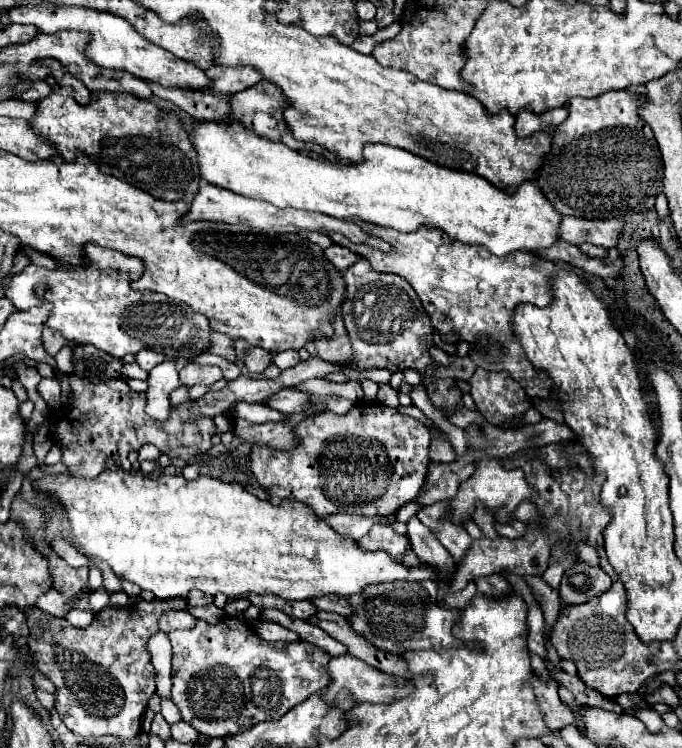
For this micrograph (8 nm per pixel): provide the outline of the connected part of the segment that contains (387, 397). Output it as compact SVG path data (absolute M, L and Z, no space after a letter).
M378 384L378 386L380 386L380 390L378 390L378 402L380 402L380 404L392 406L392 408L400 406L400 404L398 404L398 392L396 392L390 384Z

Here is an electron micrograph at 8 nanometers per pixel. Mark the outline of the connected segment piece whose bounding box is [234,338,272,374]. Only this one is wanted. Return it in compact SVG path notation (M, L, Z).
M242 338L234 340L234 350L236 350L236 356L246 364L250 374L262 374L272 362L266 350L262 350L260 346L246 346Z

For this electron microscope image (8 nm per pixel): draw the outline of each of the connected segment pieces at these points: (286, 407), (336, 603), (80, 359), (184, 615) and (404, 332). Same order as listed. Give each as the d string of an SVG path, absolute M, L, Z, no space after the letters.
M282 388L280 392L272 394L266 406L282 412L282 414L292 414L292 412L302 412L308 406L308 394L298 392L292 388Z
M324 596L324 598L316 598L316 600L310 600L312 604L316 604L318 610L326 610L326 612L336 612L336 614L342 614L346 616L350 610L350 604L346 602L346 598L338 598L338 596Z
M78 344L72 348L74 374L88 382L108 382L112 378L122 378L124 362L110 356L104 350L94 348L92 344Z
M168 610L160 616L158 626L160 626L162 632L170 632L170 630L176 630L176 628L186 628L190 618L192 618L192 614L188 610Z
M364 258L344 272L344 282L346 298L342 302L342 316L352 344L352 360L338 366L350 370L388 368L390 372L414 368L424 374L432 362L428 344L432 344L434 328L412 286L396 274L376 272Z

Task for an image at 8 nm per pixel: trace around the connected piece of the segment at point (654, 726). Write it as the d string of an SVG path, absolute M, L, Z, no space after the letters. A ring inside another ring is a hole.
M650 708L636 710L634 714L644 722L644 726L646 726L650 732L660 732L660 730L662 730L662 726L664 726L662 716L660 716L660 714L650 714Z

